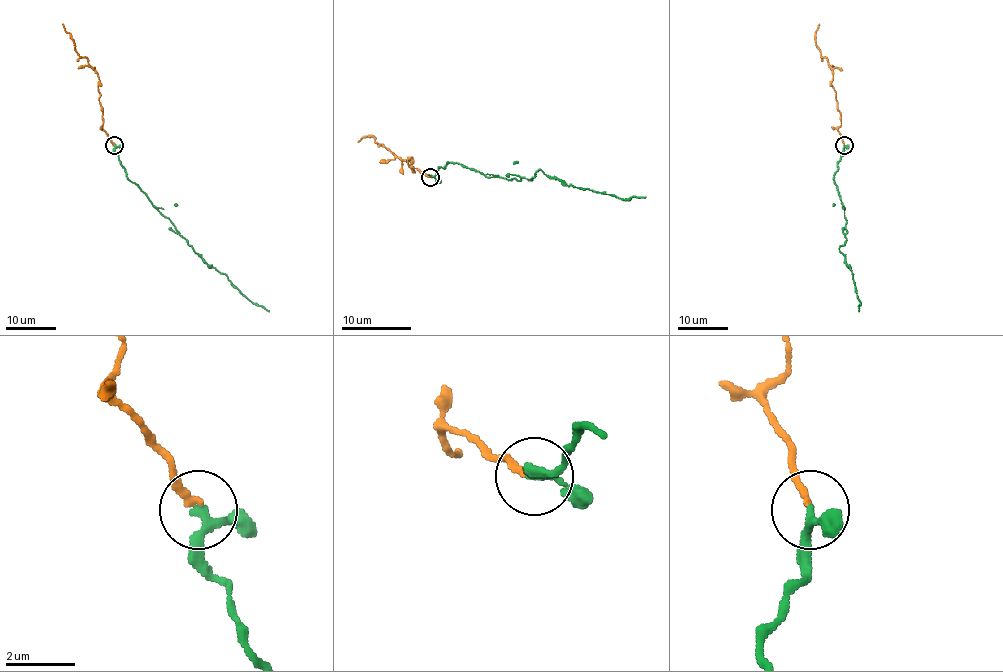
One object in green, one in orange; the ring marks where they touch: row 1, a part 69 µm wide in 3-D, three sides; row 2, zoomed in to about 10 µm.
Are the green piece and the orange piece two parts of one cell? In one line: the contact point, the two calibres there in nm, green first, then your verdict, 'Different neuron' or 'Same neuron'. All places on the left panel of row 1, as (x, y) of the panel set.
Place: (114, 145). Thickness 200 nm (green) against 200 nm. Same neuron

